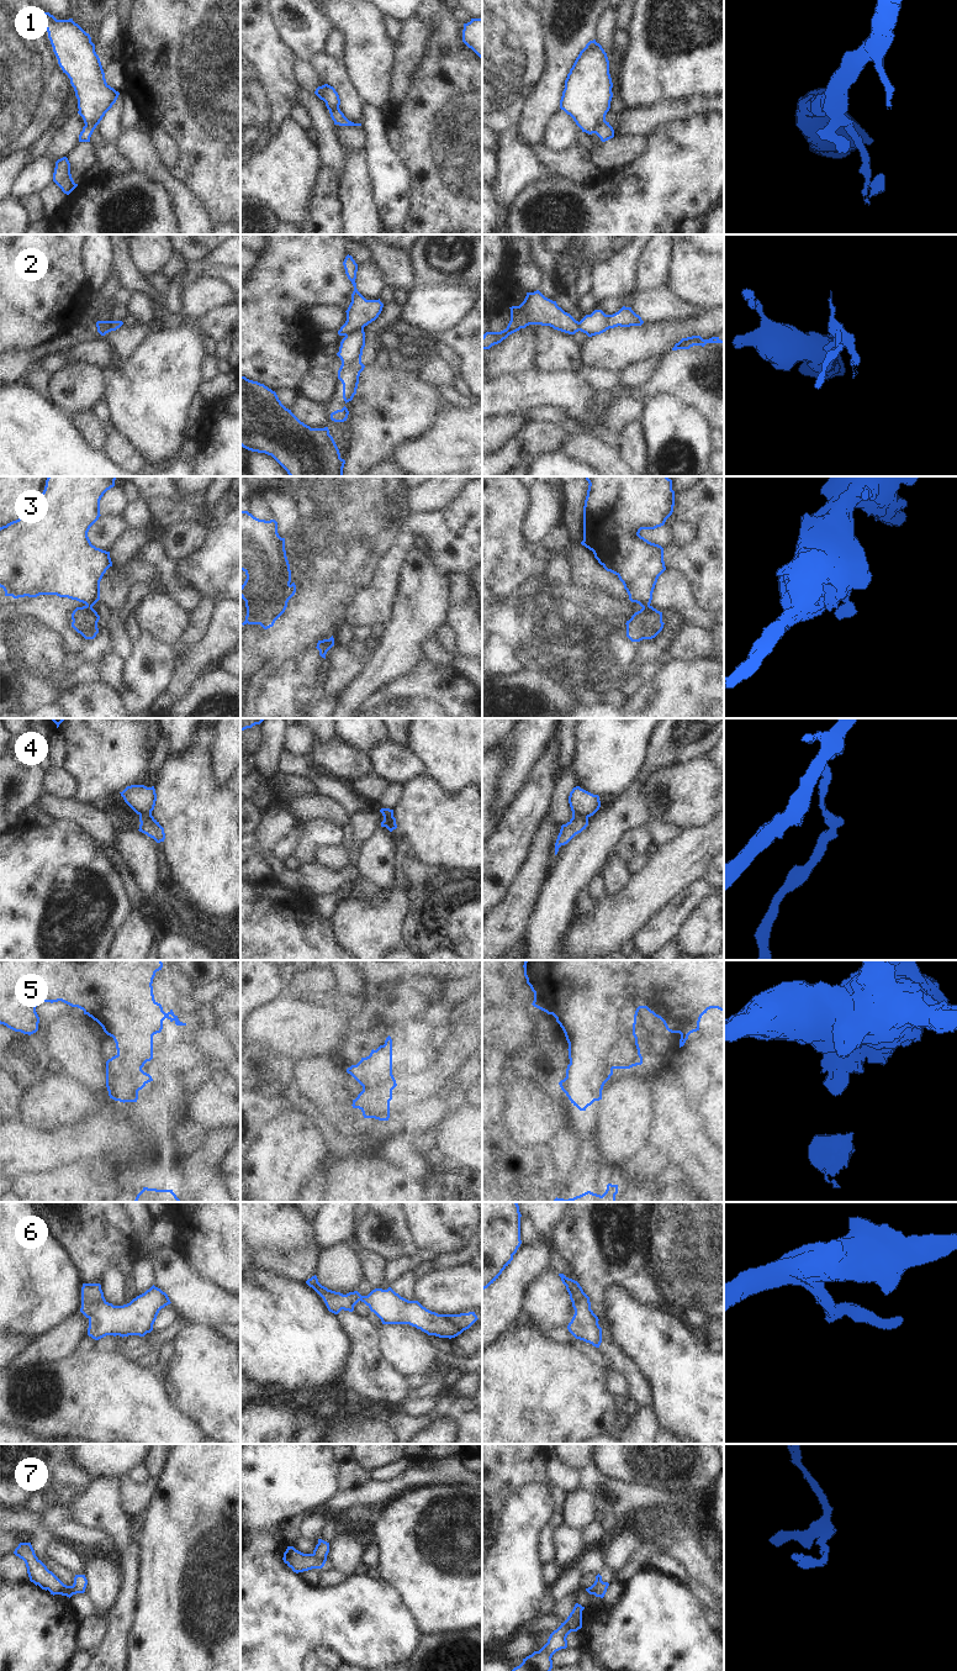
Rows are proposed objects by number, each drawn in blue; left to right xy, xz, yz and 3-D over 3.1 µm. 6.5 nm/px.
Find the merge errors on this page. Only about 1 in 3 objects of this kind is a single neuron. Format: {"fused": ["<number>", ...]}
{"fused": ["1", "2", "3", "4", "7"]}

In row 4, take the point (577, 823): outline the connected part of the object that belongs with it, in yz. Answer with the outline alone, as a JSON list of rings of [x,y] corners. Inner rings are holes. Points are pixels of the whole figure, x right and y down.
[[[572,815],[572,818],[561,826],[560,833],[555,843],[555,855],[561,845],[567,844],[576,834],[581,833],[588,826],[588,817]]]

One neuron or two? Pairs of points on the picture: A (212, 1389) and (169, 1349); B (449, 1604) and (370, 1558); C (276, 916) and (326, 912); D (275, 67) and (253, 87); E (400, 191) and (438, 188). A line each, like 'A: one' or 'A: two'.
A: two
B: two
C: two
D: one
E: two

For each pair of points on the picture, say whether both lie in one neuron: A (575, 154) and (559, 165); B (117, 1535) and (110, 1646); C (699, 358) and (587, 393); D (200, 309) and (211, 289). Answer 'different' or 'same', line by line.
A: same
B: same
C: different
D: same

